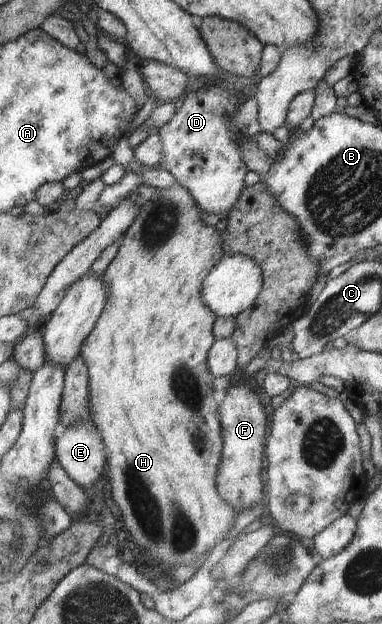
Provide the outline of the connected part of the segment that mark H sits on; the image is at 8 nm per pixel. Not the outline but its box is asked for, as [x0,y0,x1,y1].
[82,182,233,572]

